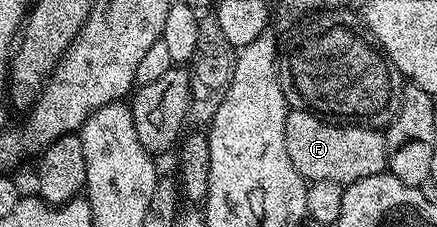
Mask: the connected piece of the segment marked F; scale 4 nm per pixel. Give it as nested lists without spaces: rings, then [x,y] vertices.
[[[294,108],[288,113],[284,133],[286,134],[286,154],[290,154],[290,162],[294,162],[294,170],[298,170],[298,174],[308,182],[325,180],[347,186],[362,178],[376,176],[388,167],[385,133],[375,128],[360,128],[356,124],[329,122],[319,116],[311,116],[301,108]]]

